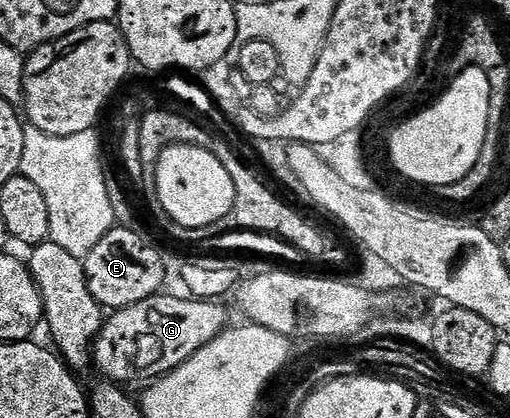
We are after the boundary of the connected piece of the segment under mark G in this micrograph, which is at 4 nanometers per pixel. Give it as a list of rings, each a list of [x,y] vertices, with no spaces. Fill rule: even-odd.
[[[166,294],[152,295],[131,307],[115,310],[105,320],[101,334],[94,340],[92,361],[110,378],[107,380],[118,385],[134,383],[137,379],[146,379],[145,381],[157,380],[170,371],[175,371],[180,364],[191,359],[196,352],[204,349],[213,339],[227,330],[226,311],[222,308],[223,304],[221,302],[193,297],[177,299],[174,295]]]

